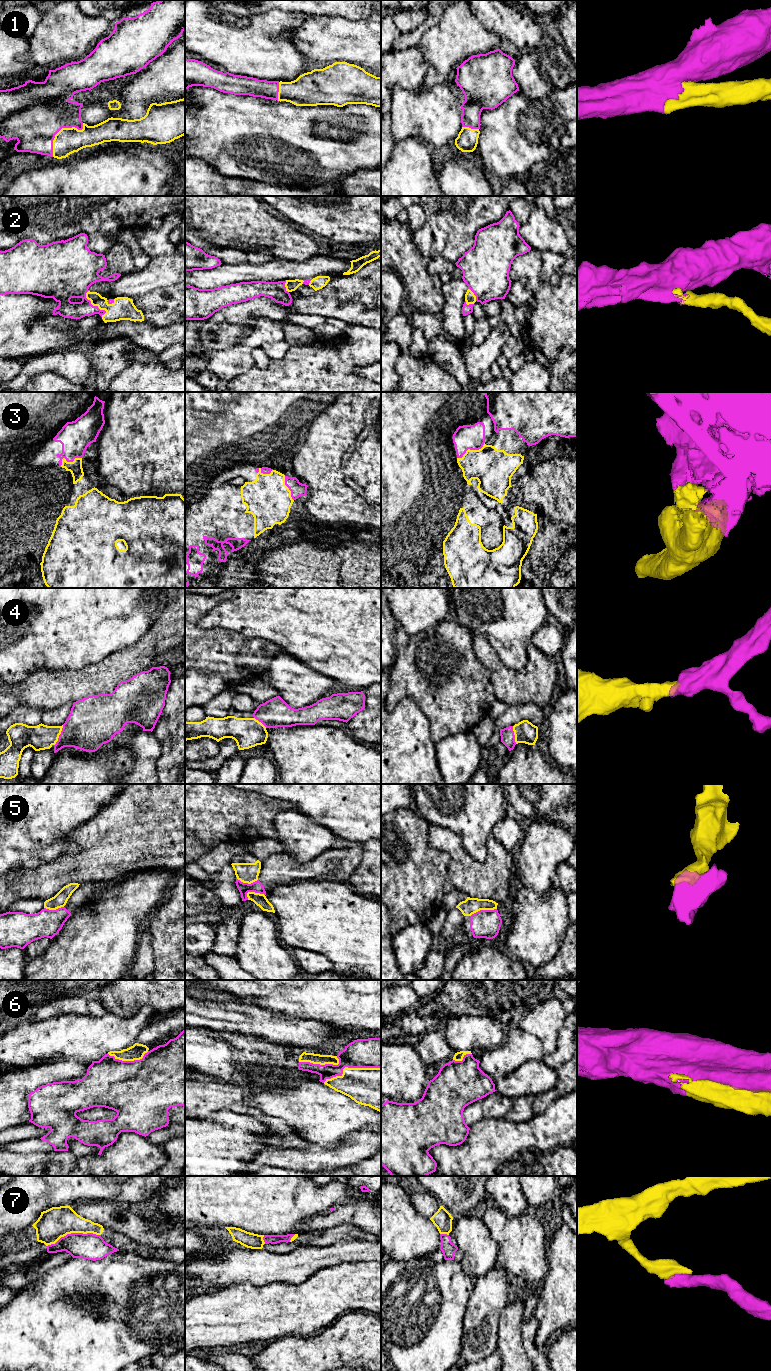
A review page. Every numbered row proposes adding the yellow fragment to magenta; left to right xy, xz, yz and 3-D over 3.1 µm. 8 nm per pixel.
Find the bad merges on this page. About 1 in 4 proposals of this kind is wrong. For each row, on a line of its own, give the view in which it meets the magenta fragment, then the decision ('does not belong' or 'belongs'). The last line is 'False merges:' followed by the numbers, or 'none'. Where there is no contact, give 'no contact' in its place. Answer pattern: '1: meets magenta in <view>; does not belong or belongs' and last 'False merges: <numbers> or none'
1: meets magenta in xy; belongs
2: meets magenta in xy; belongs
3: meets magenta in yz; belongs
4: meets magenta in xy; belongs
5: meets magenta in yz; does not belong
6: meets magenta in xz; belongs
7: meets magenta in xy; does not belong
False merges: 5, 7

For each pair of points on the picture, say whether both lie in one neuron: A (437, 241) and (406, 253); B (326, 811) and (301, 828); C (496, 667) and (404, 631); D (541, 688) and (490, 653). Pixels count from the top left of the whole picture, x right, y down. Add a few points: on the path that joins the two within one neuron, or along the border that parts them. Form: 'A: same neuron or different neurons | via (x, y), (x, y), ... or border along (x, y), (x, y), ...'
A: different neurons | border along (412, 234), (412, 243), (428, 259)
B: different neurons | border along (293, 808), (332, 831)
C: different neurons | border along (473, 637), (473, 652), (490, 670), (490, 681)
D: same neuron | via (527, 686), (517, 686), (498, 667)

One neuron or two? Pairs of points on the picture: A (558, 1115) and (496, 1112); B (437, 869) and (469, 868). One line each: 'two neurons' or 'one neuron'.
A: two neurons
B: two neurons

